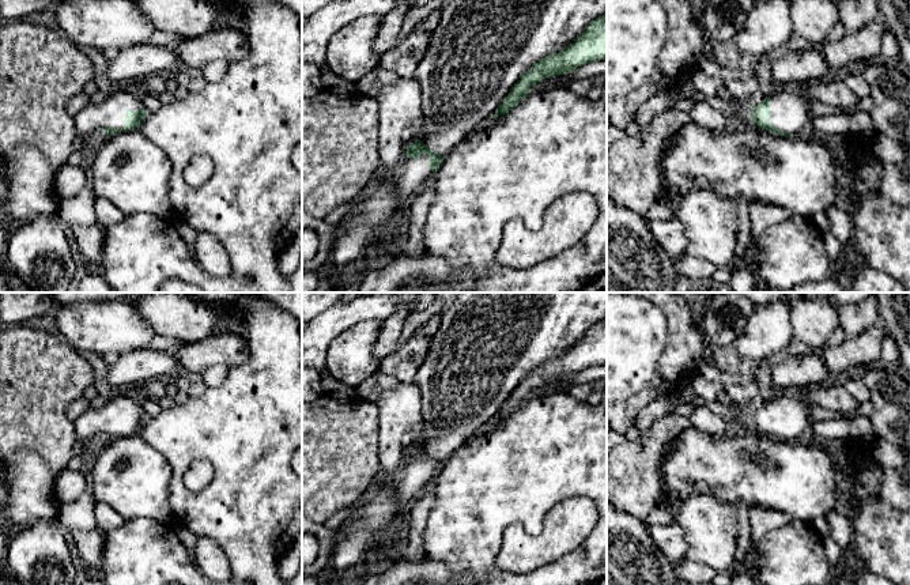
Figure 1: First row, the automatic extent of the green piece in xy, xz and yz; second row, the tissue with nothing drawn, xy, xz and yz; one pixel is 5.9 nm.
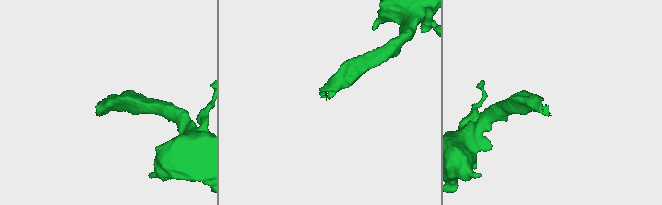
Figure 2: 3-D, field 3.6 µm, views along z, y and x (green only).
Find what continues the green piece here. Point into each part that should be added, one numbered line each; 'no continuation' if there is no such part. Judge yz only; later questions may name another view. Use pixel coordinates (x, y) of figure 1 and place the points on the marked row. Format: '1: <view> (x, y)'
1: yz (789, 112)

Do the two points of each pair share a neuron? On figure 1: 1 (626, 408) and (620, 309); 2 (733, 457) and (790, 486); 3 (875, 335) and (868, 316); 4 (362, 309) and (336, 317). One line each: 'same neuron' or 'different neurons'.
1: different neurons
2: same neuron
3: different neurons
4: same neuron

